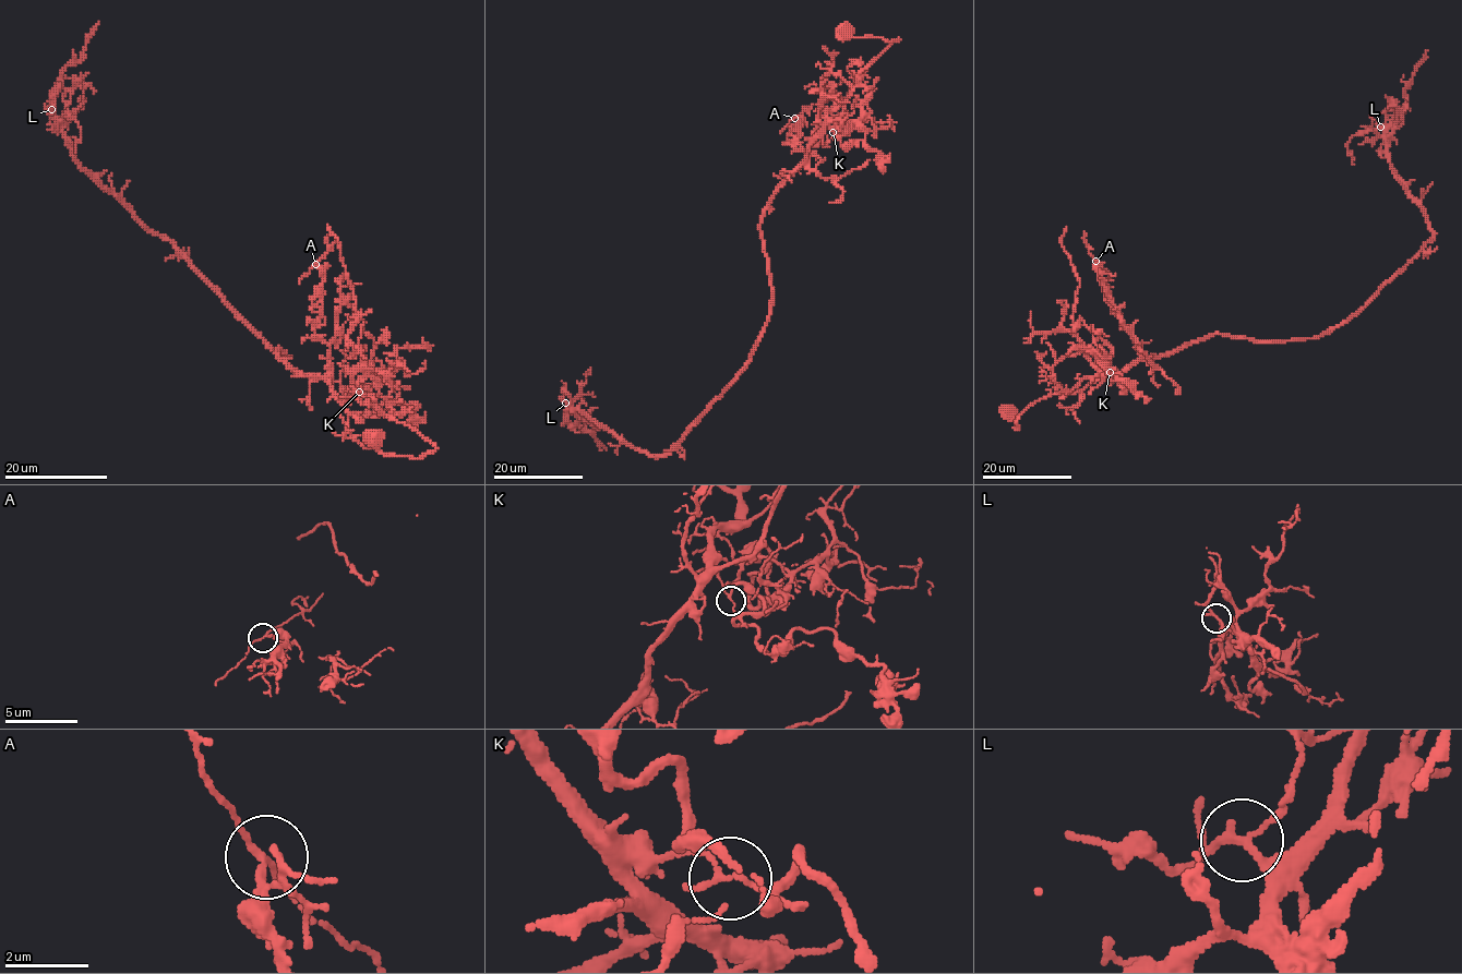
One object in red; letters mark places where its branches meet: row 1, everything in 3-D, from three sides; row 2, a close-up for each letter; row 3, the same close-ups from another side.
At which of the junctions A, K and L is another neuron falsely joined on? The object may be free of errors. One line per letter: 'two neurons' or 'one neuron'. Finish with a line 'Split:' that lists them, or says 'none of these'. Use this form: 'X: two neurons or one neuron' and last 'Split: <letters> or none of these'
A: one neuron
K: two neurons
L: one neuron
Split: K

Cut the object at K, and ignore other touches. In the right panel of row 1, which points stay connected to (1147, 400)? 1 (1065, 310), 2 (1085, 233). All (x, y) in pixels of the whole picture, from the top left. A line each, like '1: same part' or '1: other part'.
1: other part
2: other part

